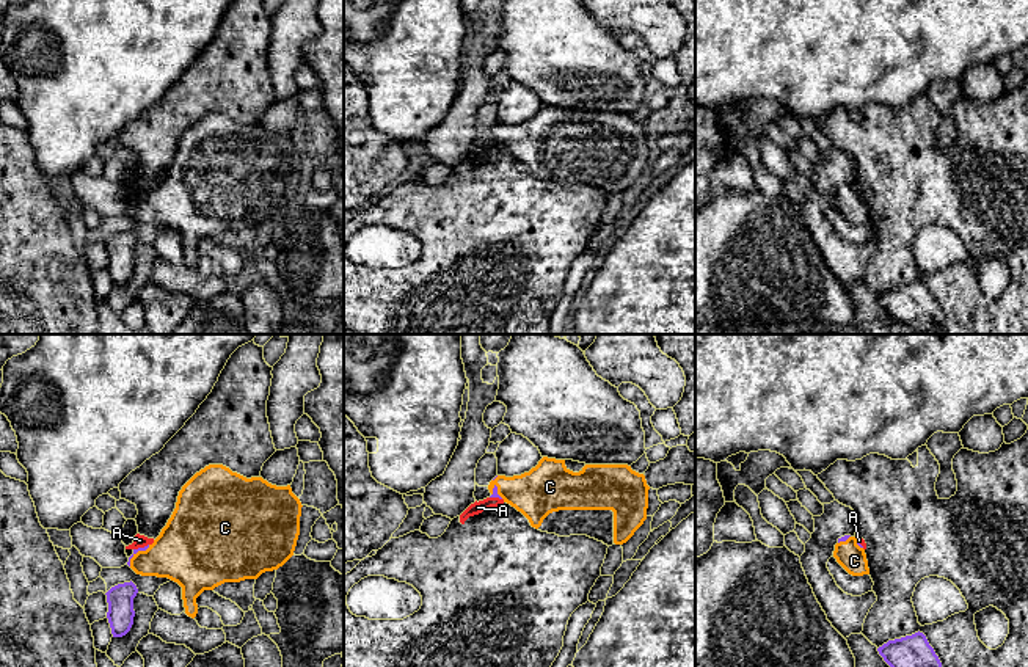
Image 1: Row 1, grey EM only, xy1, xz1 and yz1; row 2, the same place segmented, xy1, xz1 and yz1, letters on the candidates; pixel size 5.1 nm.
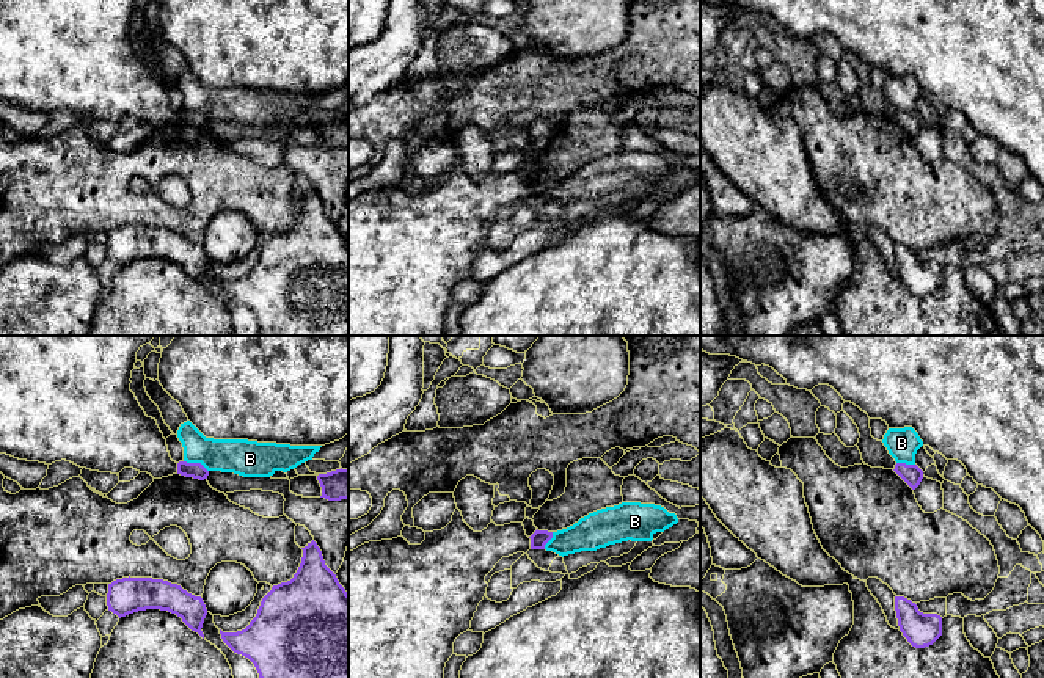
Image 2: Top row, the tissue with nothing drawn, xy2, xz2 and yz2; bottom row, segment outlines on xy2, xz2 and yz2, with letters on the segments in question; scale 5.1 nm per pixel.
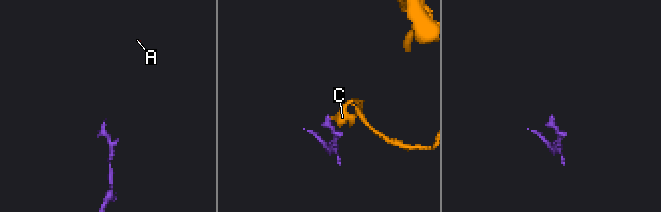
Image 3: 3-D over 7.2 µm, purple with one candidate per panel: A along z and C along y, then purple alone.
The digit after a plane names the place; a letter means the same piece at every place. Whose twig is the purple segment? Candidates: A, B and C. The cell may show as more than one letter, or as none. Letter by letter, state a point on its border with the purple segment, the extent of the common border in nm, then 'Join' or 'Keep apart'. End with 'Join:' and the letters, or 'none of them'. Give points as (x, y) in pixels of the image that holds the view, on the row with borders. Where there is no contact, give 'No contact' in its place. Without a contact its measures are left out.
A: Touches purple at xy1 (140, 548). Shared border 90 nm. Keep apart
B: Touches purple at xy2 (197, 463). Shared border 140 nm. Keep apart
C: Touches purple at xy1 (137, 551). Shared border 160 nm. Join
Join: C

